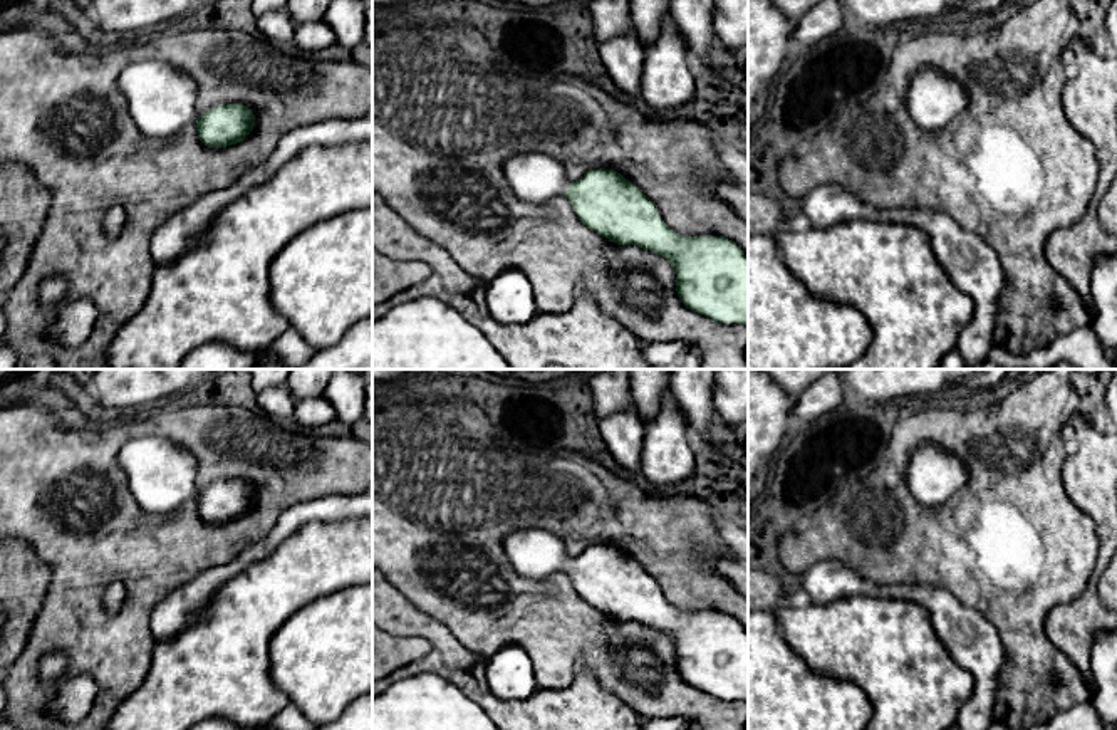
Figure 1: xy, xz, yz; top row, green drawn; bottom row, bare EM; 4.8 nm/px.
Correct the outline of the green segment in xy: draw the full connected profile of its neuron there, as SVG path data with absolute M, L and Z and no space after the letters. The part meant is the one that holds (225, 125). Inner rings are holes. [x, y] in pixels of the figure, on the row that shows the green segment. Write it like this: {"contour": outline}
{"contour": "M151 59L127 65L117 77L117 87L127 101L131 119L149 138L168 138L195 123L198 139L205 146L226 148L243 141L255 126L255 114L243 104L218 104L200 116L195 81L176 65L163 60Z"}

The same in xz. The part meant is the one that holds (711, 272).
{"contour": "M522 153L505 161L505 176L520 200L540 205L565 196L577 218L599 235L666 257L688 309L748 327L748 257L735 242L673 232L656 205L614 169L590 169L570 181L558 159Z"}

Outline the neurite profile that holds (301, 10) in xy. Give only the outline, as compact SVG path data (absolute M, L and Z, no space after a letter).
M288 0L287 10L295 23L324 20L332 0Z

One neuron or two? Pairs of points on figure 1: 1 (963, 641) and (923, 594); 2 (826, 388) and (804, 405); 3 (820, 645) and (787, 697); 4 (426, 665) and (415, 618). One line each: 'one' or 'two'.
1: one
2: one
3: two
4: one

